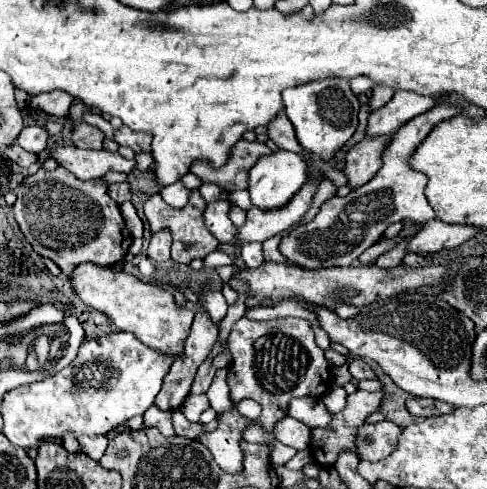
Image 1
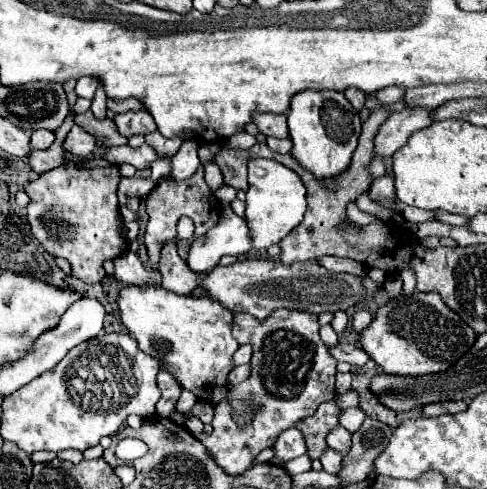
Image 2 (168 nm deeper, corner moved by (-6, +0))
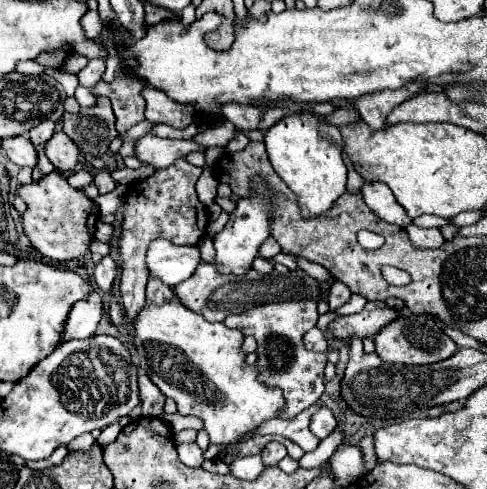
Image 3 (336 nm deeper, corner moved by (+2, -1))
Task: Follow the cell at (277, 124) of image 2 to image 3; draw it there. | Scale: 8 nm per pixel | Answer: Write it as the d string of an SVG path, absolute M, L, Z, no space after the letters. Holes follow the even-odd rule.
M228 103L228 107L222 105L222 115L232 121L240 131L252 131L258 129L264 111L254 105L242 105L242 103Z

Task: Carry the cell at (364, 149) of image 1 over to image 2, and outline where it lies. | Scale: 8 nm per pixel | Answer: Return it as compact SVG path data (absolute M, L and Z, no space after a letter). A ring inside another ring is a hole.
M404 108L402 112L390 114L378 130L378 136L374 140L374 152L384 158L392 158L392 154L408 142L408 134L422 130L432 122L432 112L424 108Z

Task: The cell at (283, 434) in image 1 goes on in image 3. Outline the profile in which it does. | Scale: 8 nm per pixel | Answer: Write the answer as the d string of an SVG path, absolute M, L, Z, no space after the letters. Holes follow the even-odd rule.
M278 441L268 443L268 445L264 447L264 451L262 451L262 459L264 459L266 465L278 465L278 461L284 459L286 455L288 455L288 453L286 453L286 447L284 447L282 443L278 443Z

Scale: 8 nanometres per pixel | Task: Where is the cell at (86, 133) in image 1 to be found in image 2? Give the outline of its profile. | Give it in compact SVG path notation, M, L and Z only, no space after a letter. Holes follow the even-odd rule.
M72 126L72 130L68 132L68 136L64 140L64 148L72 156L86 158L96 148L96 142L94 142L92 136L88 136L86 130L82 130L80 126Z

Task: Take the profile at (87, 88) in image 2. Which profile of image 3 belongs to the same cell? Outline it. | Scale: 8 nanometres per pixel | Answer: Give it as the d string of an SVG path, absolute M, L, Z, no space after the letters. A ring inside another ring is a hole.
M98 59L88 61L88 65L78 73L78 81L80 81L80 85L86 87L86 89L94 89L96 83L100 81L104 69L106 69L104 61L98 61Z

